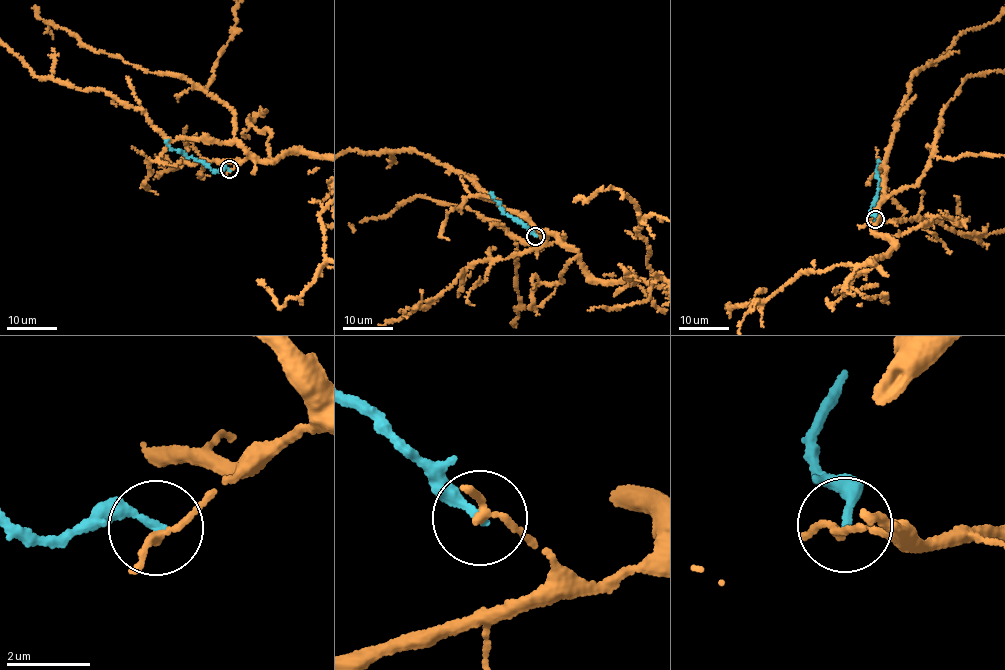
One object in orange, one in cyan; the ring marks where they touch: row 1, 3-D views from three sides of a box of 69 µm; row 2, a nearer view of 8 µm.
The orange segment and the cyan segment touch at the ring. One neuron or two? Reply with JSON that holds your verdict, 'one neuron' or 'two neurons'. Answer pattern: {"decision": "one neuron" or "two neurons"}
{"decision": "two neurons"}

